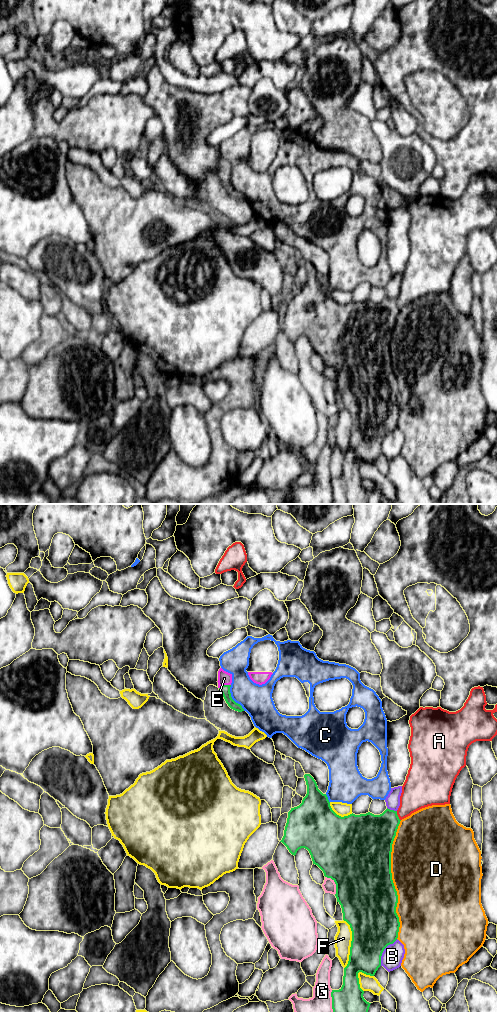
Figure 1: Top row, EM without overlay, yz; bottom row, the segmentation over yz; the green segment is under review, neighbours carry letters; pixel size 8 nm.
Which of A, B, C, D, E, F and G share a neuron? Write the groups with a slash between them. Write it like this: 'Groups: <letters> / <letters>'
Groups: A / B / C / D / E / F / G

